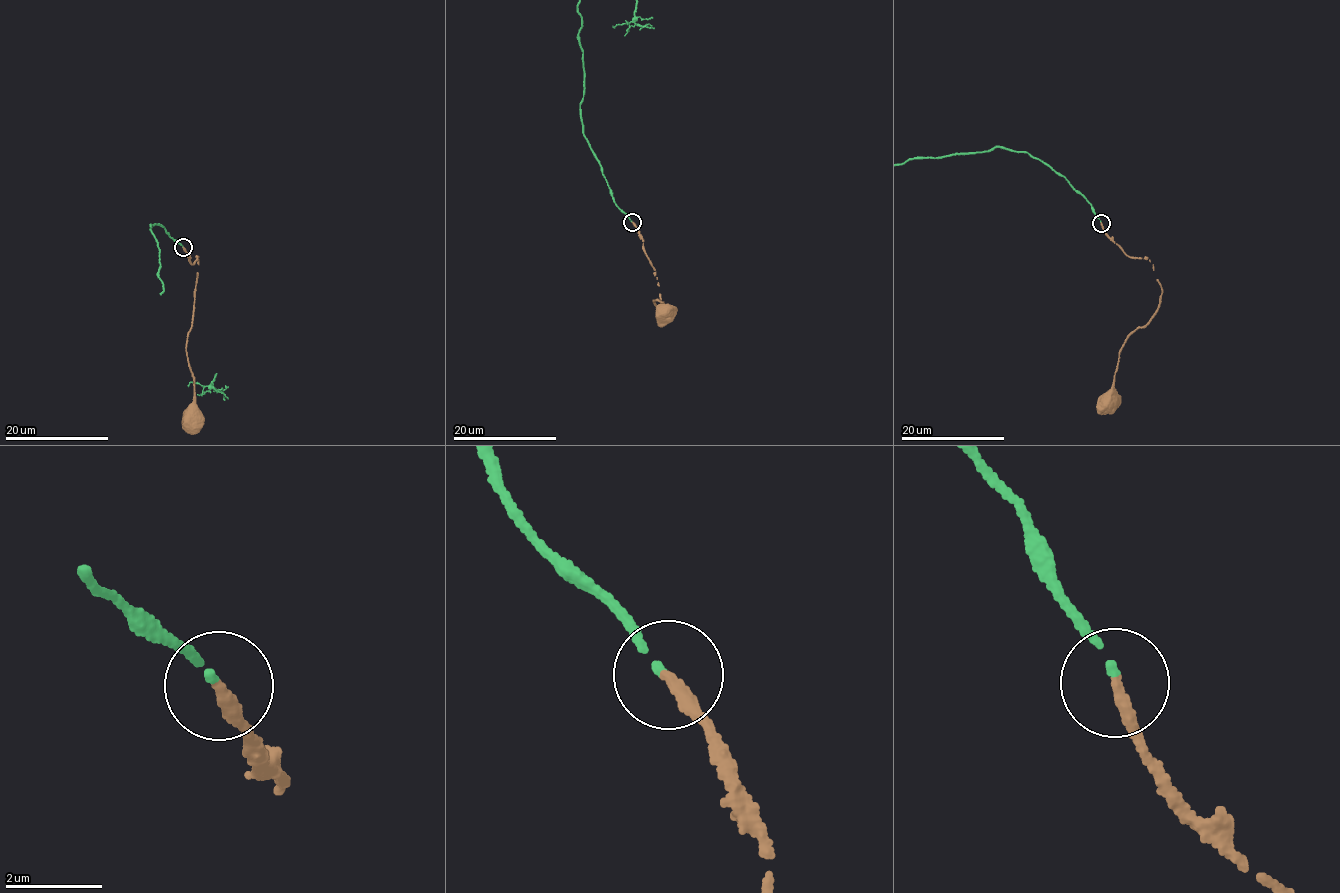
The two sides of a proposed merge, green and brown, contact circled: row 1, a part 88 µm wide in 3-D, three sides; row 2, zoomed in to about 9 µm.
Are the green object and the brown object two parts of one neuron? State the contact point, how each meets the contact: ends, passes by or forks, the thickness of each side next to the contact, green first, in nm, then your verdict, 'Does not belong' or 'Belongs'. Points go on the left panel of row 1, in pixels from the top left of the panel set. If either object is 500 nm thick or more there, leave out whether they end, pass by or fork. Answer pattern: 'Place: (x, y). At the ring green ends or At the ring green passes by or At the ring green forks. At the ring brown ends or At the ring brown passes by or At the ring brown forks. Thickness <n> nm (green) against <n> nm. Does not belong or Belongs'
Place: (183, 247). At the ring green ends. At the ring brown ends. Thickness 130 nm (green) against 280 nm. Belongs

